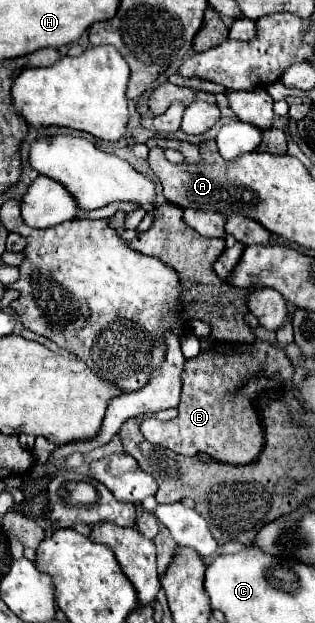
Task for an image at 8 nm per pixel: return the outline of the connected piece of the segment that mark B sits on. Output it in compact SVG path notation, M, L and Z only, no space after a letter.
M255 340L253 344L221 344L209 348L197 356L197 360L187 360L183 370L183 392L179 402L179 414L175 420L161 422L157 418L147 418L143 422L145 440L151 444L161 444L177 454L195 456L205 452L215 460L227 464L249 464L257 460L263 448L263 428L259 416L251 406L257 390L279 388L291 382L293 366L285 352L267 342Z

